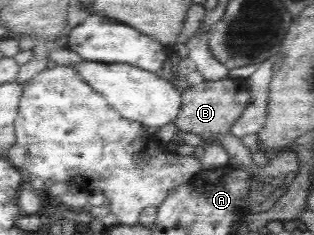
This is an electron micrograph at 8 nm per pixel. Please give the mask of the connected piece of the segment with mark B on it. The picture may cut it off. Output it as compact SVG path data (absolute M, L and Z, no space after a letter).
M227 76L221 80L205 81L182 91L183 106L175 120L175 126L181 132L193 132L202 138L227 134L229 127L245 112L247 106L253 104L253 93L249 89L247 79L232 79Z

